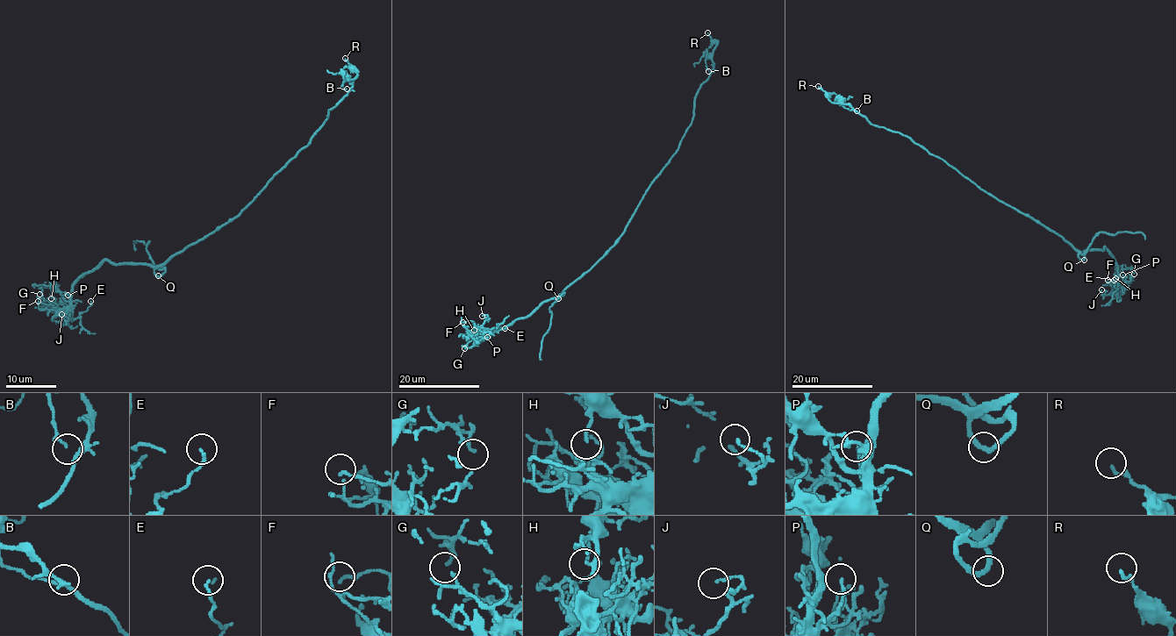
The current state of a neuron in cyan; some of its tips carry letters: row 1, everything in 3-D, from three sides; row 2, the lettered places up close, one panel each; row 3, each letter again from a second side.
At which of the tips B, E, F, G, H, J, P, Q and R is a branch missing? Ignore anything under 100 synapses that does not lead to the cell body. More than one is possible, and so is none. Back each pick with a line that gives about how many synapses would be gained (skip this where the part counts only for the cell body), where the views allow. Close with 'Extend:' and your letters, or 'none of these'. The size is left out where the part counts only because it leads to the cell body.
Extend: none of these

